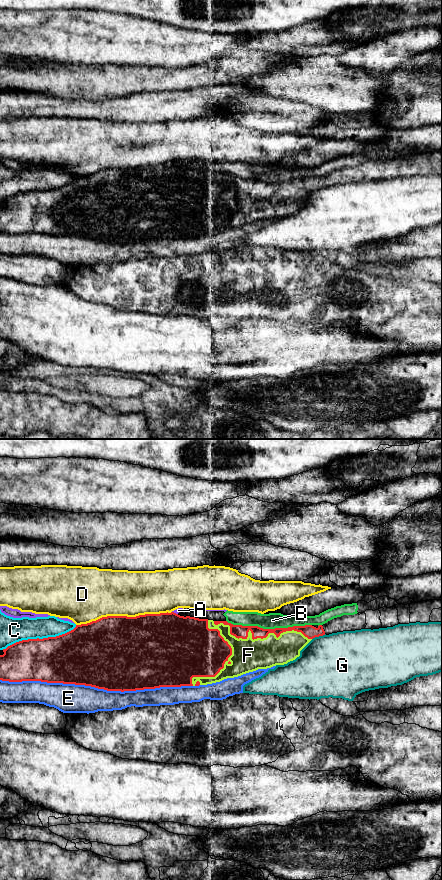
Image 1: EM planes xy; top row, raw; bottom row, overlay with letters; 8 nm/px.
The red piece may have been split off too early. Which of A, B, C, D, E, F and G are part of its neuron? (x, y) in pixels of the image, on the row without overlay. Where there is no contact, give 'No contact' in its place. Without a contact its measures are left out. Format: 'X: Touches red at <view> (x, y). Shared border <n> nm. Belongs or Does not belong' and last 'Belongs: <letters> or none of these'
A: Touches red at xy (175, 165). Shared border 50 nm. Does not belong
B: Touches red at xy (269, 181). Shared border 700 nm. Does not belong
C: Touches red at xy (38, 190). Shared border 650 nm. Does not belong
D: Touches red at xy (123, 168). Shared border 800 nm. Does not belong
E: Touches red at xy (96, 239). Shared border 1550 nm. Does not belong
F: Touches red at xy (255, 190). Shared border 800 nm. Belongs
G: Touches red at xy (318, 188). Shared border 120 nm. Does not belong
Belongs: F

